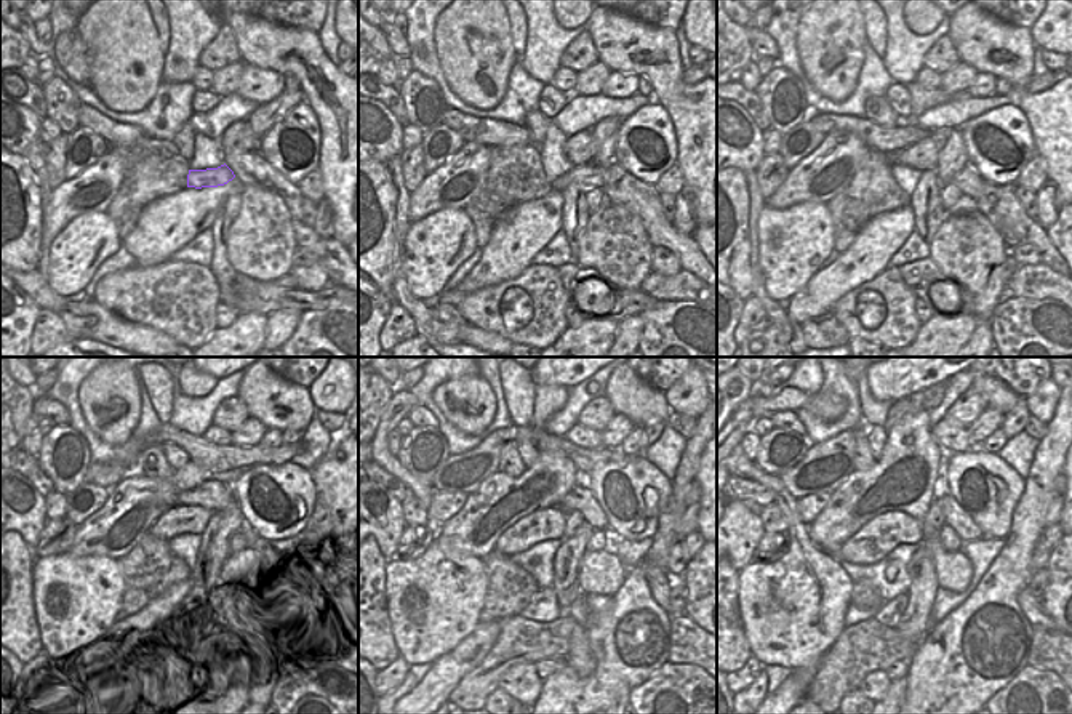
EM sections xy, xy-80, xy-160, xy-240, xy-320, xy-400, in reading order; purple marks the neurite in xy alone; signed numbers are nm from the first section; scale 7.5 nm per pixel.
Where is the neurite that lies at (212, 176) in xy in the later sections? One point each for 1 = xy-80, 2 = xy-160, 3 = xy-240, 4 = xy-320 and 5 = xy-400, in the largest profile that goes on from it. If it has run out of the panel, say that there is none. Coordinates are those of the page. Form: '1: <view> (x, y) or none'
1: xy-80 (591, 175)
2: xy-160 (968, 181)
3: xy-240 (266, 549)
4: xy-320 (656, 577)
5: xy-400 (1031, 607)

